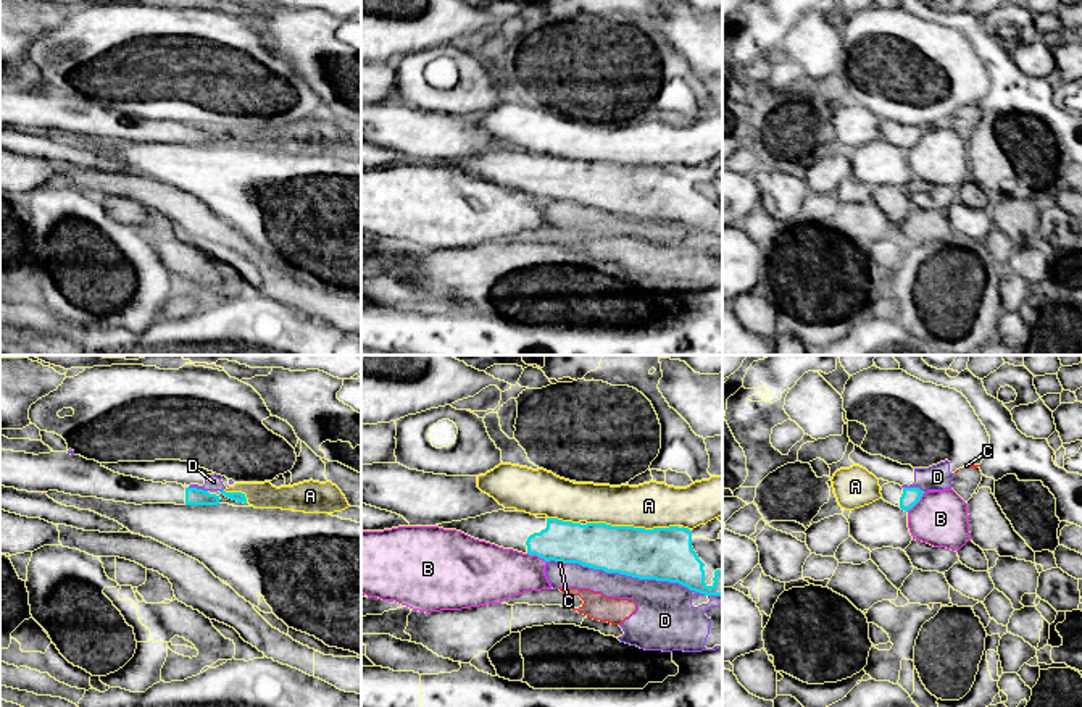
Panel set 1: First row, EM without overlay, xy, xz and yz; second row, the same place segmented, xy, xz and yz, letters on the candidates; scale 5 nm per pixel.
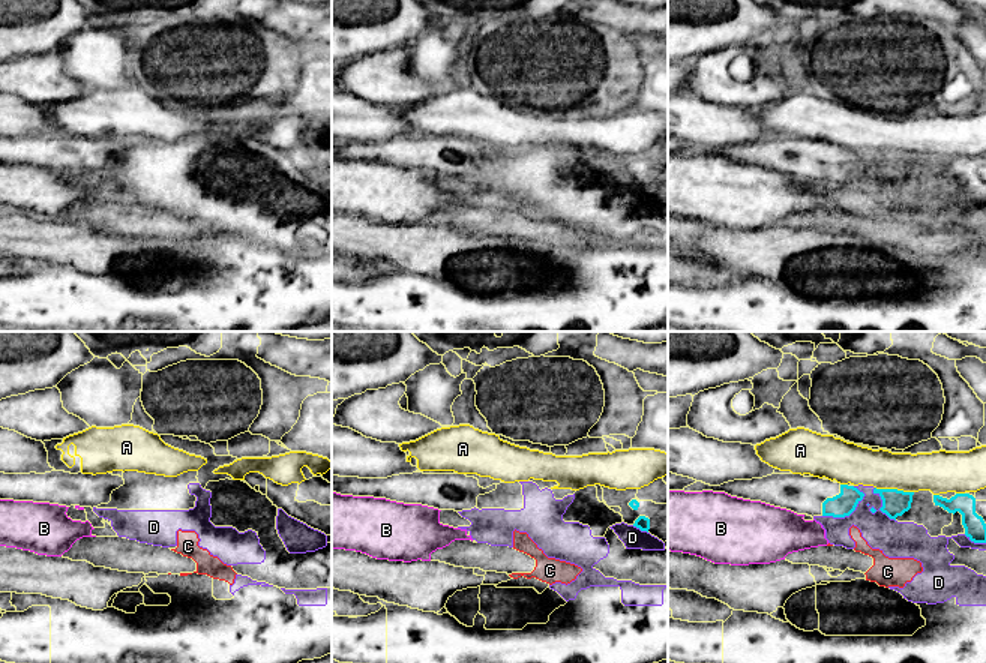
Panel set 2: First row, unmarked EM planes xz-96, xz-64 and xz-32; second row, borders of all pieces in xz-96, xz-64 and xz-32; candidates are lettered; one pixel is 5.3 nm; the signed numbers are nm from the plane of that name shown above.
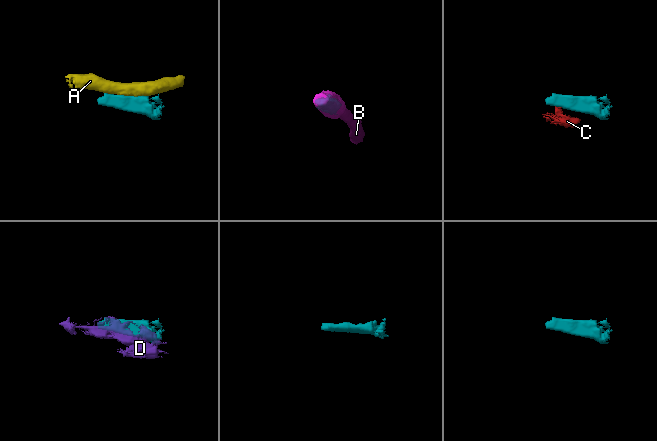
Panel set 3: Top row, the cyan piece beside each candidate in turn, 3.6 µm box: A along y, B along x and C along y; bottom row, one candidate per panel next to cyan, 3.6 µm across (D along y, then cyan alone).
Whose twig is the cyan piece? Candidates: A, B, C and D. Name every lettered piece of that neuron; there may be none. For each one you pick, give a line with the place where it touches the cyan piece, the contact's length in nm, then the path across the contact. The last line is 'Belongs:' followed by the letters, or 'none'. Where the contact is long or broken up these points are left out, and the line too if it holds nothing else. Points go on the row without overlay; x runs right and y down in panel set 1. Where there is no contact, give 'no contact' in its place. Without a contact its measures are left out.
Belongs: none

